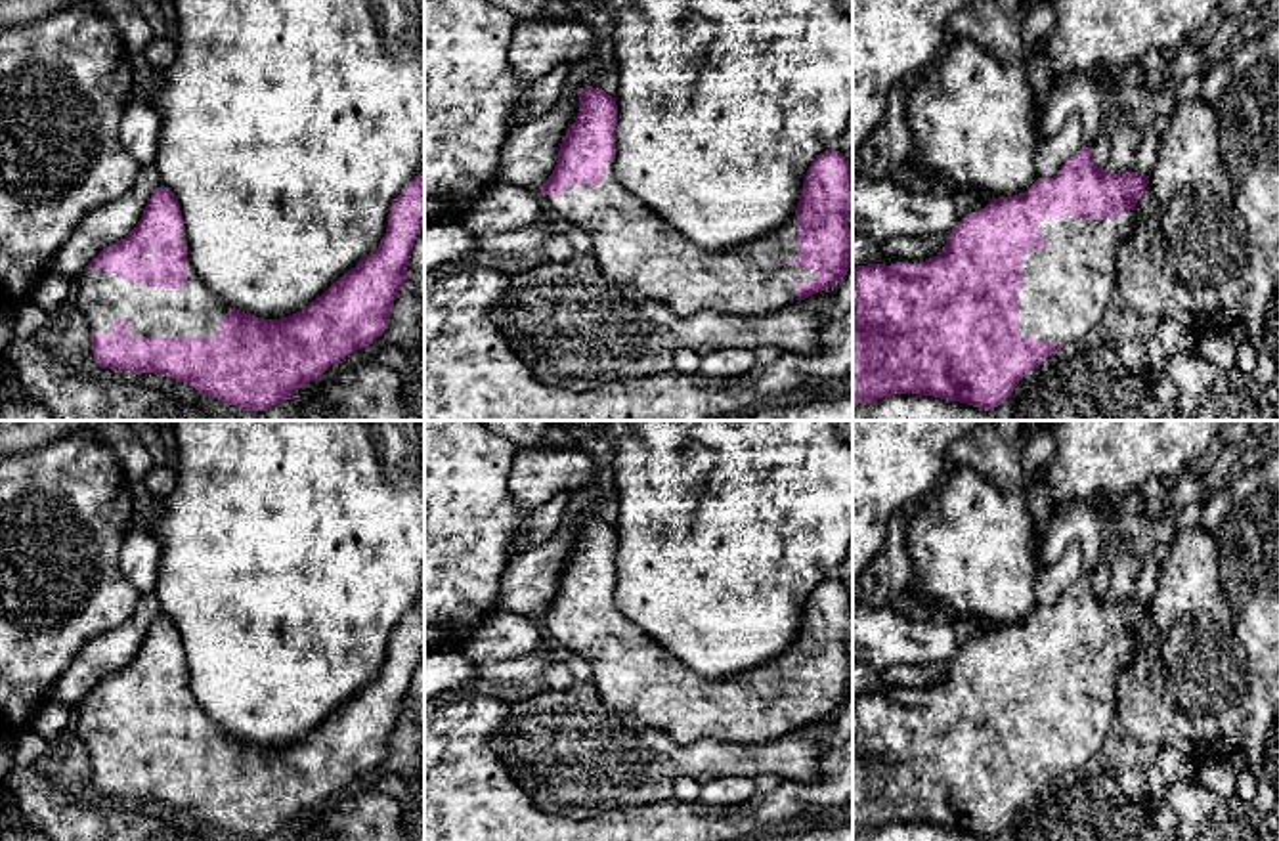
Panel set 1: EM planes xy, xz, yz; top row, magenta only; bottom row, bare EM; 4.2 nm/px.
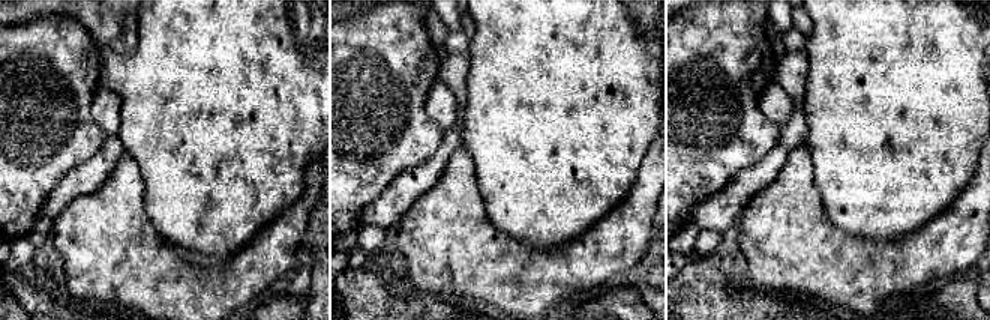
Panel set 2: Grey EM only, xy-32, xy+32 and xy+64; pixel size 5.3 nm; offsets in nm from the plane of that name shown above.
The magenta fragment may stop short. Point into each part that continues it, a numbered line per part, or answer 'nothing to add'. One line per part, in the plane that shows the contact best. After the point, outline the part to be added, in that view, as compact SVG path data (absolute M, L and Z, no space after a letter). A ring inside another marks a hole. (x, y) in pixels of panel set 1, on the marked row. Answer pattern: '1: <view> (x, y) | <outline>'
1: yz (1067, 289) | M1136 210L1116 218L1055 216L1040 229L1046 248L1032 243L1023 258L1019 334L1065 346L1101 329Z

